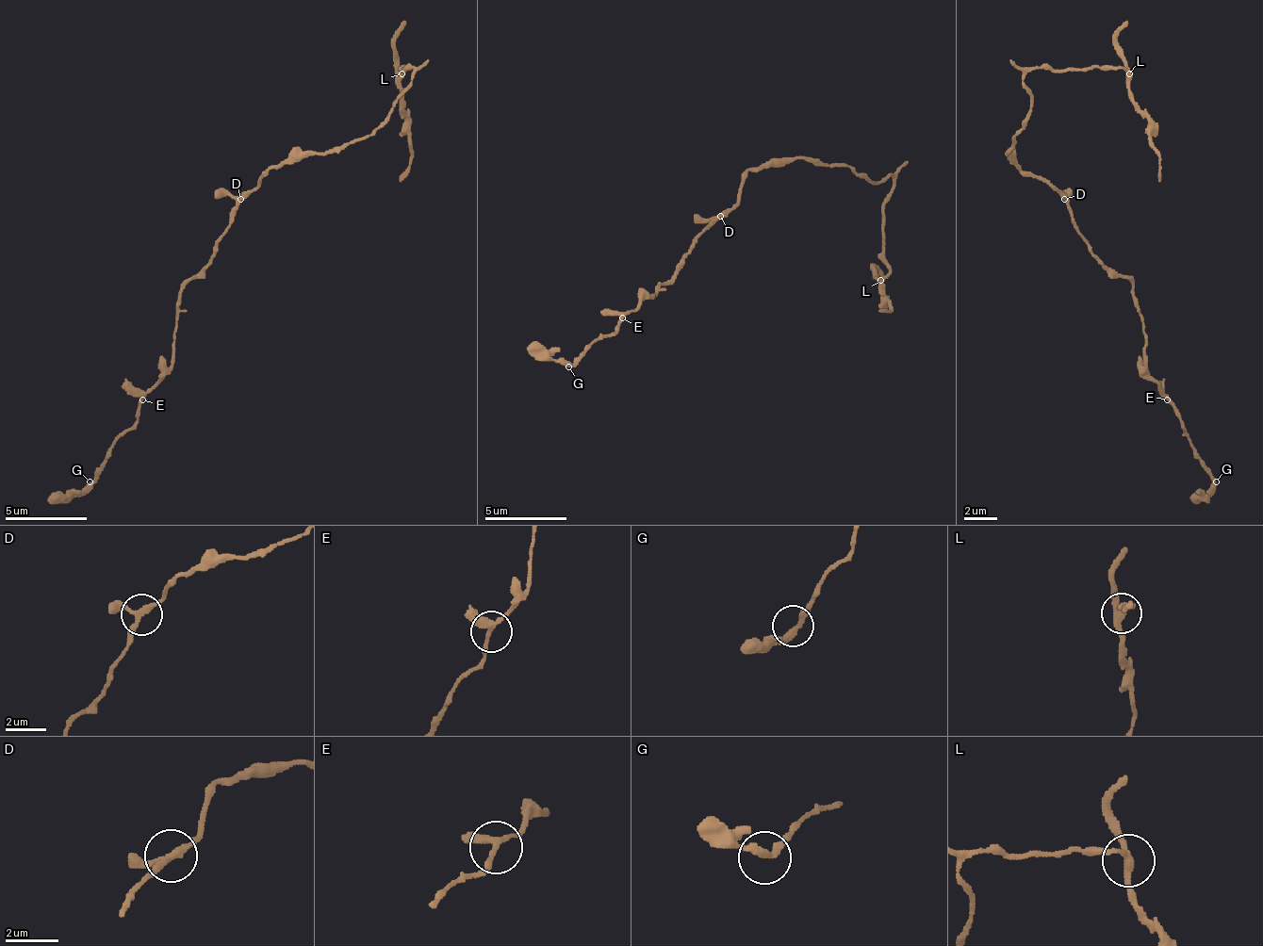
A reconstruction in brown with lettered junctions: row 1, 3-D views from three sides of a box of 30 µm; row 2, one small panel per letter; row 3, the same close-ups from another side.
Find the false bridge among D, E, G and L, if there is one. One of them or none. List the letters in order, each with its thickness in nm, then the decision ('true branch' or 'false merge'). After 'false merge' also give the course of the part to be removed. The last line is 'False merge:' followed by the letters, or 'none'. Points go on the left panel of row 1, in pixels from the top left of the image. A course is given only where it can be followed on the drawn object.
D: 200 nm thick; true branch
E: 240 nm thick; true branch
G: 280 nm thick; true branch
L: 220 nm thick; false merge; foreign part runs (400, 73), (400, 101), (412, 150), (400, 183)
False merge: L

